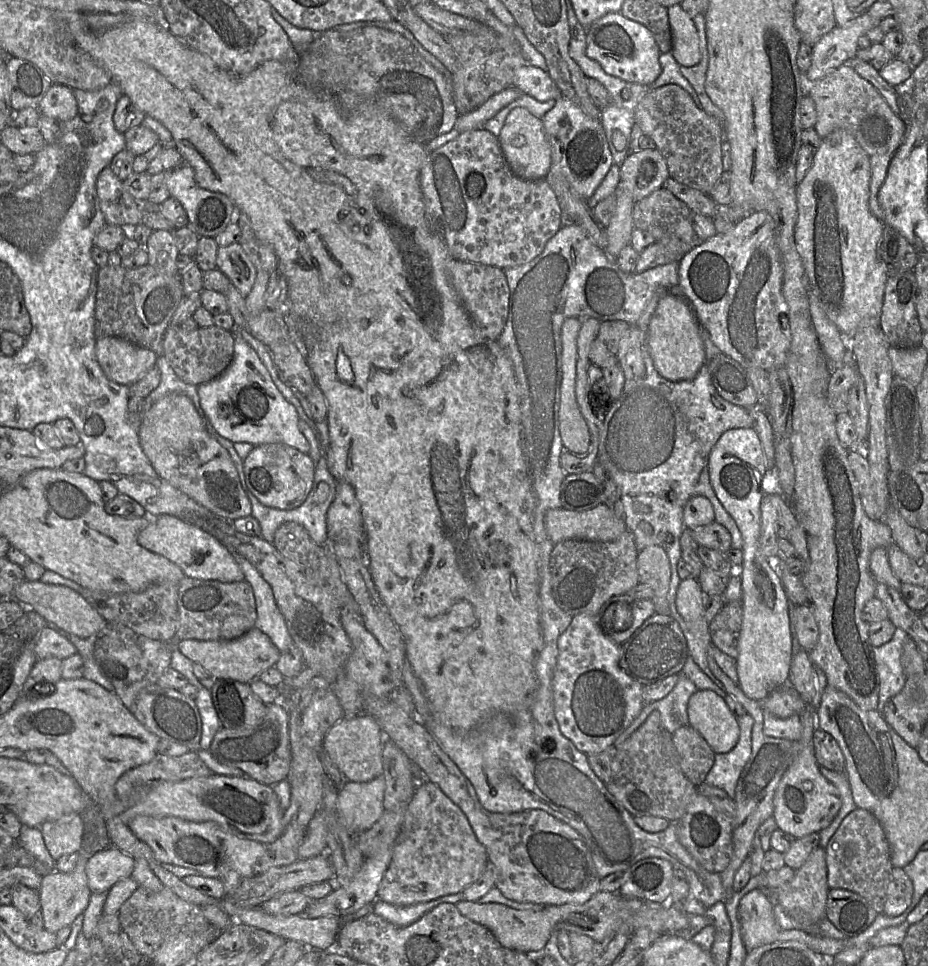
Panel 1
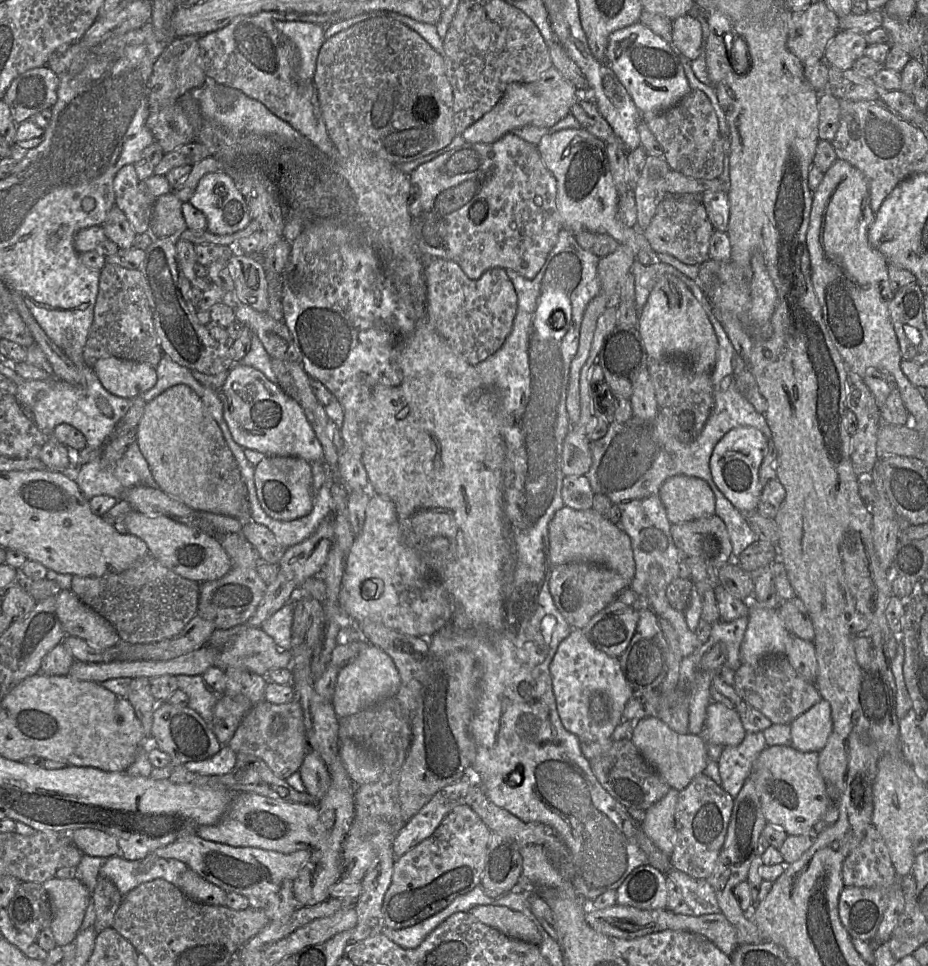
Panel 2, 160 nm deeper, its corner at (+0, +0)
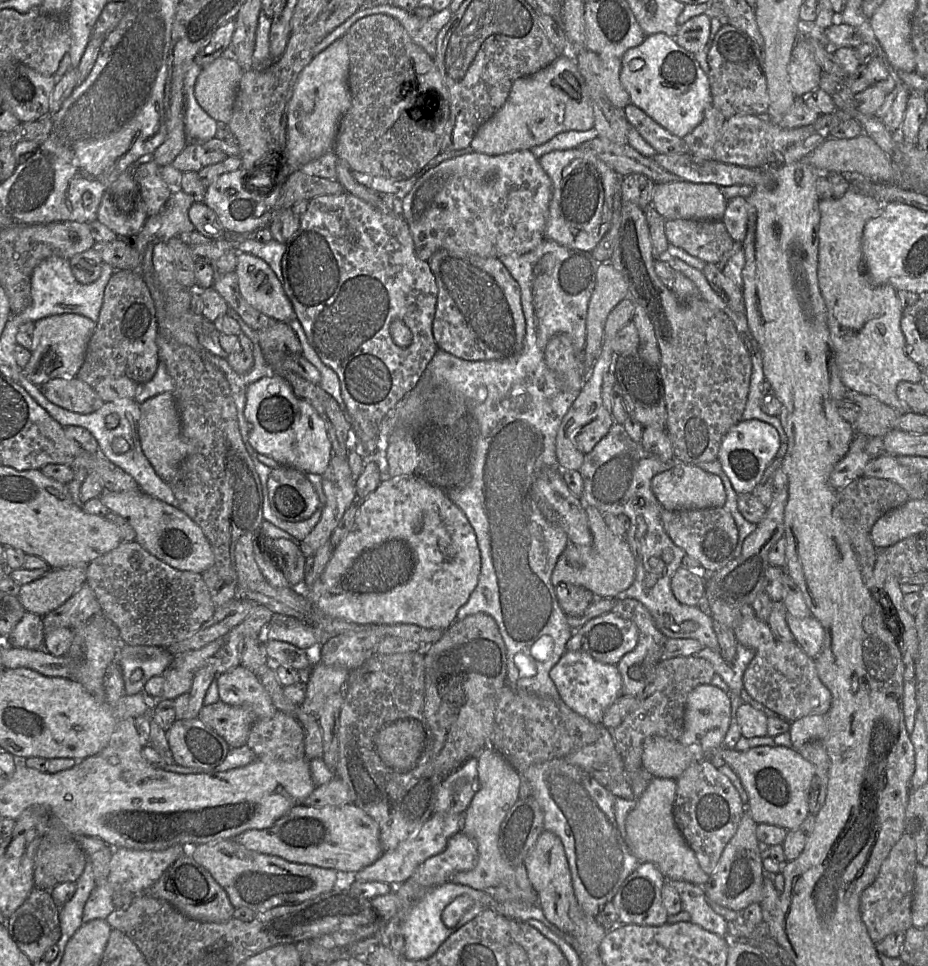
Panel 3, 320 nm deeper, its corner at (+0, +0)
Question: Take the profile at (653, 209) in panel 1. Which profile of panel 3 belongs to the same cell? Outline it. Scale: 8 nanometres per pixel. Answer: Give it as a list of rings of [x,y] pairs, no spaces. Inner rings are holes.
[[[665,220],[665,234],[669,244],[705,263],[717,264],[735,244],[723,222],[716,220]]]

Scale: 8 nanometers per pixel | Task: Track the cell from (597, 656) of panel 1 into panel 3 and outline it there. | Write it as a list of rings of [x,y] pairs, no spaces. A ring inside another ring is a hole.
[[[565,651],[550,671],[562,701],[590,723],[602,724],[607,708],[622,694],[622,677],[616,665],[604,664],[582,651]]]

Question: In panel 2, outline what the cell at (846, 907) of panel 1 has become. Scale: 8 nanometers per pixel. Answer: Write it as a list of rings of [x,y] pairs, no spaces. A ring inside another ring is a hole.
[[[844,887],[839,896],[839,918],[852,938],[874,941],[889,903],[890,888]]]

